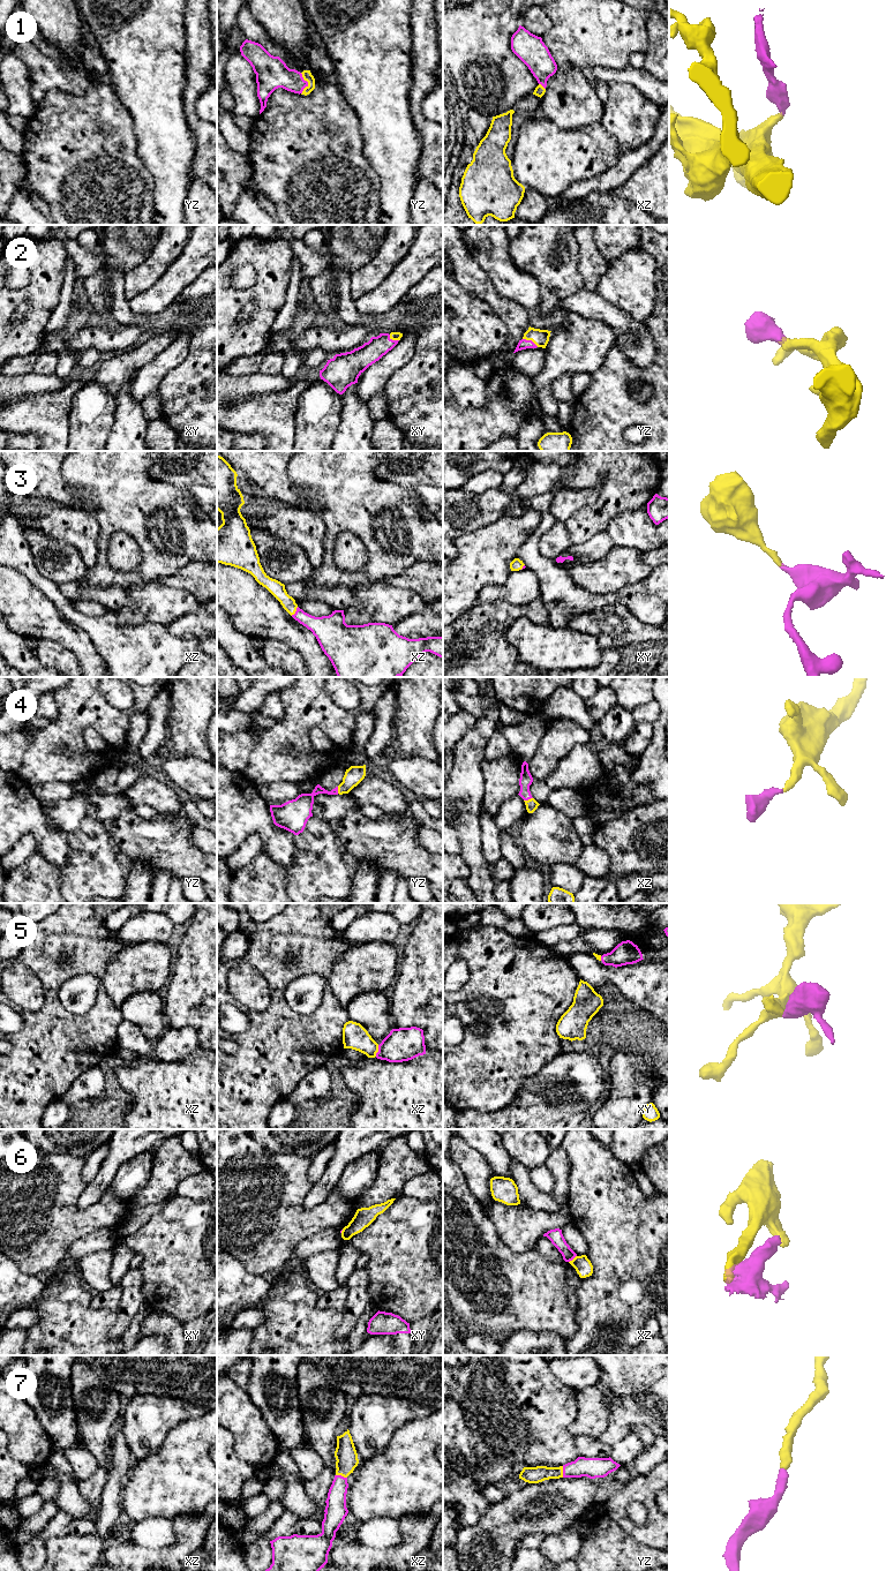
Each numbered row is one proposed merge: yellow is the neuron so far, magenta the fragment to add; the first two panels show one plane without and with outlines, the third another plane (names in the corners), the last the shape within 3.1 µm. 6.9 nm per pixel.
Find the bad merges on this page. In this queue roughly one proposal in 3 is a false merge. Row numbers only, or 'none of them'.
6

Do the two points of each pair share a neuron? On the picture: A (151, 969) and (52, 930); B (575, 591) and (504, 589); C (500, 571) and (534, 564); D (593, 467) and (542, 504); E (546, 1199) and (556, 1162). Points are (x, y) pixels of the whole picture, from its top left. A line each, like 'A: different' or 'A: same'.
A: different
B: different
C: different
D: different
E: different

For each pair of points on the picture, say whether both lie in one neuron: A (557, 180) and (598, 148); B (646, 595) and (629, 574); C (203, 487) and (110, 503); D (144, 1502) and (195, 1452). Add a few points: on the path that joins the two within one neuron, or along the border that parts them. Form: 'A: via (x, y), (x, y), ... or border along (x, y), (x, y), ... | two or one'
A: via (568, 170), (587, 151) | one
B: border along (653, 569), (642, 580), (612, 593) | two
C: border along (160, 481), (186, 489), (203, 510) | two
D: via (157, 1489), (182, 1465) | one

